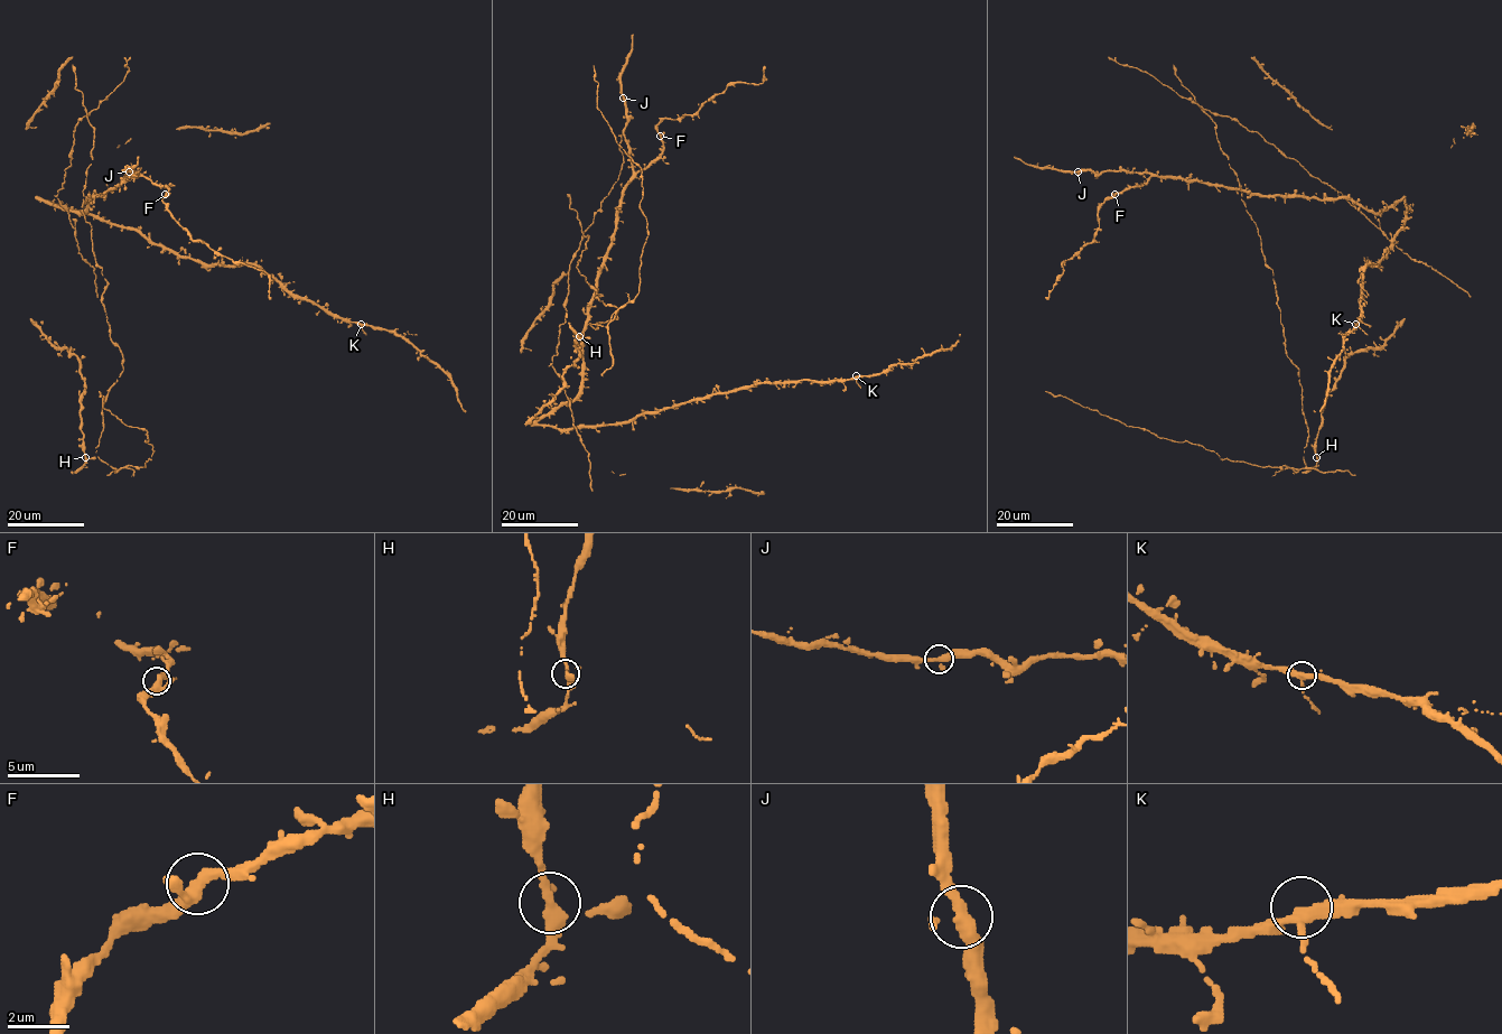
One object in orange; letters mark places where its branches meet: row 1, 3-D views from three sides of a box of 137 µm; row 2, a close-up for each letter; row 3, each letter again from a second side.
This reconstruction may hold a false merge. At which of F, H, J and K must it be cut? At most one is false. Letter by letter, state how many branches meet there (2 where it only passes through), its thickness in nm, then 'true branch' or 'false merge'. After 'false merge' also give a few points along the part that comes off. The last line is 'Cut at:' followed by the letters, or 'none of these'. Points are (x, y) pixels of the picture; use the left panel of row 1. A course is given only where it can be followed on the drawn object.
F: 3 branches meet; 320 nm thick; true branch
H: 3 branches meet; 280 nm thick; true branch
J: 3 branches meet; 300 nm thick; true branch
K: 3 branches meet; 320 nm thick; true branch
Cut at: none of these

